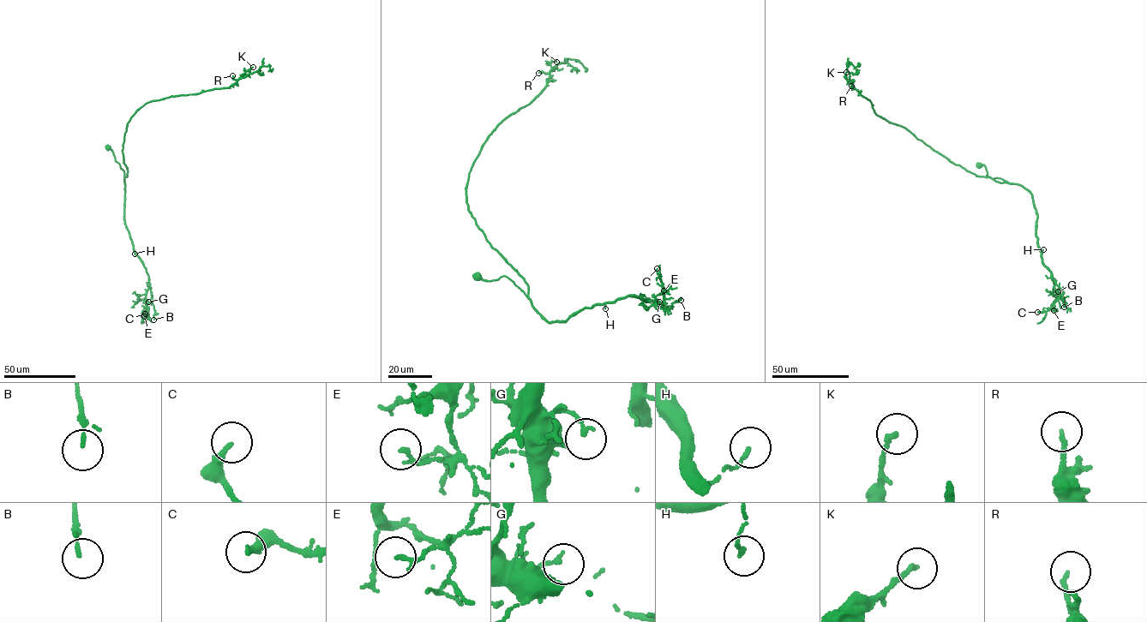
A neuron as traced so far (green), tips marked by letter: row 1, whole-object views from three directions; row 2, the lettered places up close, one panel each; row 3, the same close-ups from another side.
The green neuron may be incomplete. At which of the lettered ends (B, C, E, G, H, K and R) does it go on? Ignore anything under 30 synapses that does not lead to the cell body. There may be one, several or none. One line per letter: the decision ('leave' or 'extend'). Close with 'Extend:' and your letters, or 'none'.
B: leave
C: leave
E: leave
G: leave
H: leave
K: leave
R: leave
Extend: none

